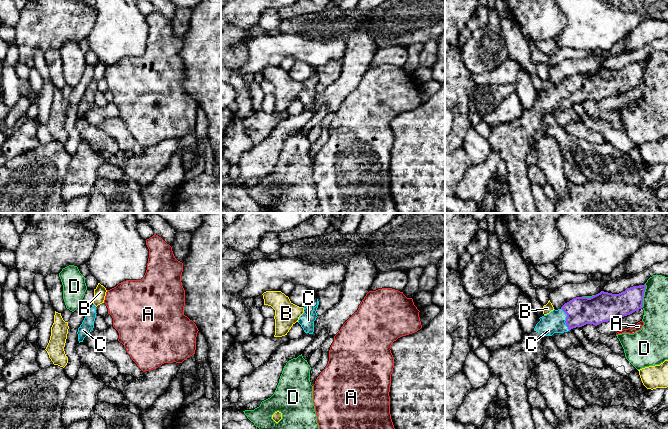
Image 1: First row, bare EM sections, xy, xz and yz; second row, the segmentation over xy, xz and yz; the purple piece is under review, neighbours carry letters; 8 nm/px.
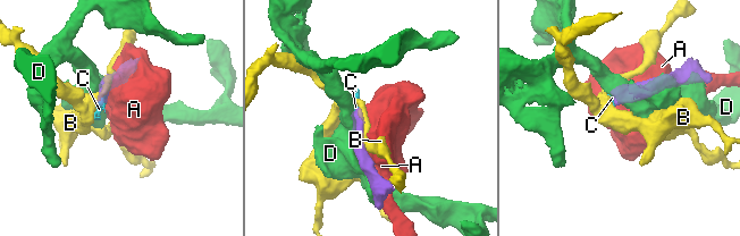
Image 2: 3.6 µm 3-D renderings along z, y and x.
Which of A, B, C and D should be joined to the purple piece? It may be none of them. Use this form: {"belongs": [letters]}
{"belongs": ["C"]}

